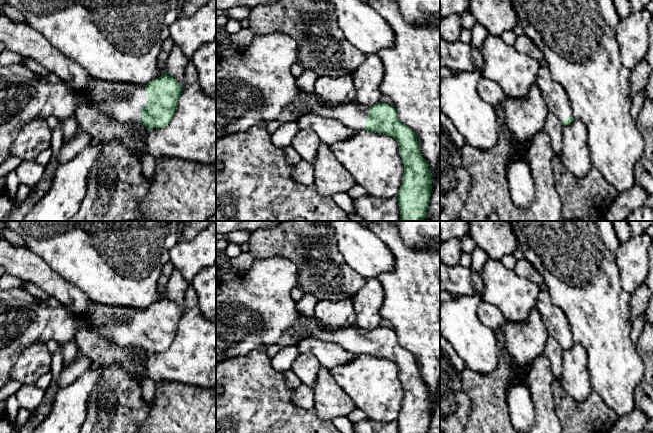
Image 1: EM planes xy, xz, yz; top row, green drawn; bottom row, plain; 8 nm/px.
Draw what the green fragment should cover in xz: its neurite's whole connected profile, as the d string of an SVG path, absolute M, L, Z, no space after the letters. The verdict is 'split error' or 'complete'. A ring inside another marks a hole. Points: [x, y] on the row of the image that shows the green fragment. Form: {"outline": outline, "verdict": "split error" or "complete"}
{"outline": "M281 32L254 36L248 48L242 52L242 57L216 57L216 140L228 134L239 133L250 129L260 122L269 123L276 120L280 124L297 121L304 114L317 114L321 117L333 118L355 131L367 130L393 137L399 144L399 154L404 167L402 183L396 195L400 210L400 221L421 221L426 218L432 192L432 181L429 165L420 151L418 139L412 129L401 123L393 105L377 103L365 111L359 108L359 103L351 102L341 105L325 105L317 95L302 93L296 85L296 77L291 73L291 67L298 61L298 43L289 35Z", "verdict": "split error"}

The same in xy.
{"outline": "M169 74L146 85L90 79L90 99L116 121L137 121L147 129L162 128L172 120L183 88Z", "verdict": "split error"}

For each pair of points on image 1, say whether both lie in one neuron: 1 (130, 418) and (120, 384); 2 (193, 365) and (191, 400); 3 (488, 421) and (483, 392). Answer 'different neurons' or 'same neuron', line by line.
1: same neuron
2: different neurons
3: same neuron

